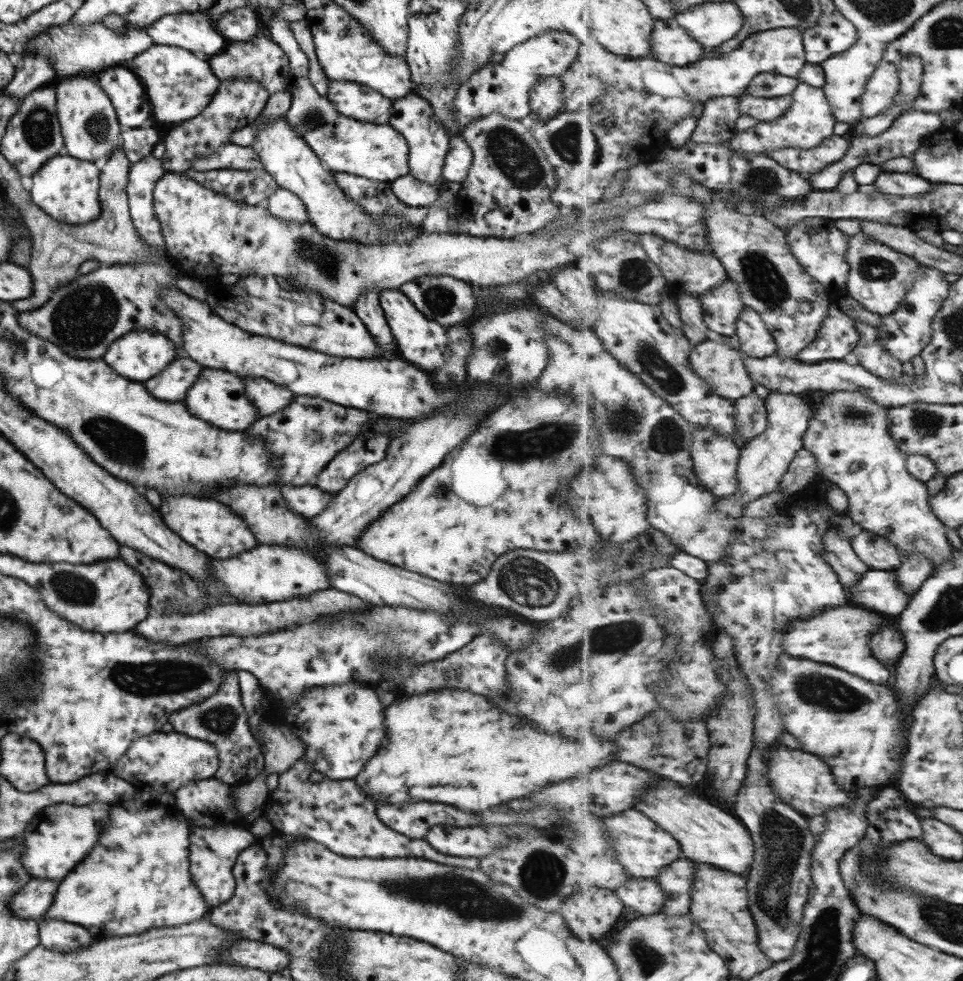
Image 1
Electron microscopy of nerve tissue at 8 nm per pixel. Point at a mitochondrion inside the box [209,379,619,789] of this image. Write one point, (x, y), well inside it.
(550, 439)

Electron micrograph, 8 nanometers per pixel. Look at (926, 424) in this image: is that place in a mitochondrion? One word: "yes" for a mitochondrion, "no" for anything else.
yes

